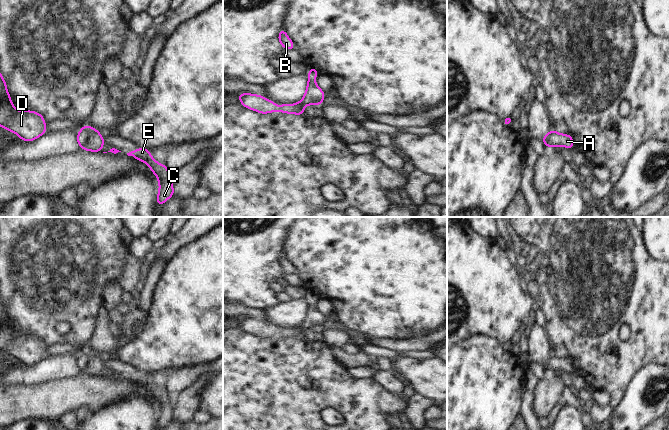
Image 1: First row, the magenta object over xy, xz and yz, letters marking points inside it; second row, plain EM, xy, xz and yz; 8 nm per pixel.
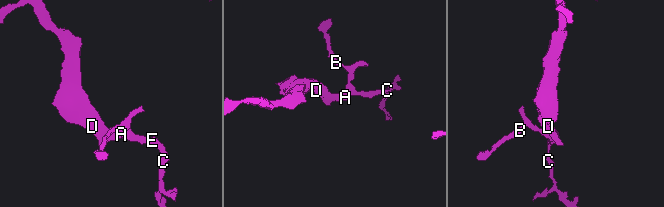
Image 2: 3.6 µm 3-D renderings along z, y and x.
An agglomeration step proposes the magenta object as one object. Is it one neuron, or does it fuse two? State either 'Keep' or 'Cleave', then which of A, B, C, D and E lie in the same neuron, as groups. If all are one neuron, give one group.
Keep. Groups: A B C D E.

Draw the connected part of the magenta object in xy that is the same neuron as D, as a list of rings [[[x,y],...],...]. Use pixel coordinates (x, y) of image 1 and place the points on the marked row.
[[[0,72],[0,126],[12,131],[19,139],[31,142],[47,133],[46,120],[35,111],[18,111],[12,104],[8,93],[6,80]]]

